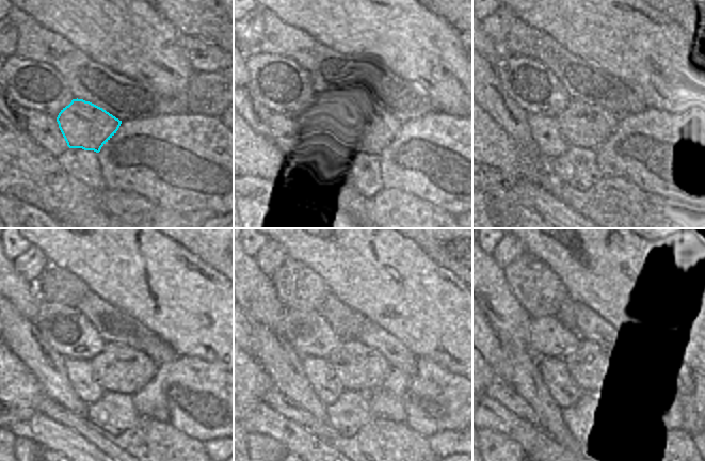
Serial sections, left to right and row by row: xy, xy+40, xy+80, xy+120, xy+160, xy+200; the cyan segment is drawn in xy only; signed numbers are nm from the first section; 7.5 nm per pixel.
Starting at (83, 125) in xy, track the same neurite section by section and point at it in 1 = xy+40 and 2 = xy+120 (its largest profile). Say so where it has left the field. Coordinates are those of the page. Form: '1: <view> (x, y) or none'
1: xy+40 (335, 126)
2: xy+120 (119, 368)

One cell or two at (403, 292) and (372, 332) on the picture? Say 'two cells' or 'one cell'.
two cells

